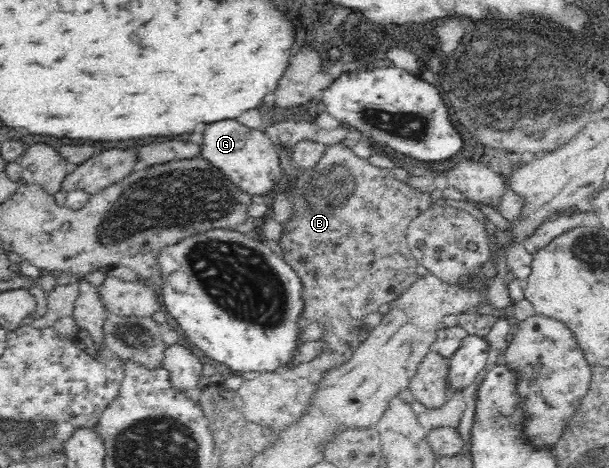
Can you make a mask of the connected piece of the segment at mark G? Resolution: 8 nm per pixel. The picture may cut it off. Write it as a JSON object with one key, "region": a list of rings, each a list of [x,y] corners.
{"region":[[[234,118],[216,119],[202,132],[202,144],[198,145],[199,158],[206,159],[219,168],[242,190],[252,195],[267,194],[282,174],[278,152],[264,130],[251,129]]]}

